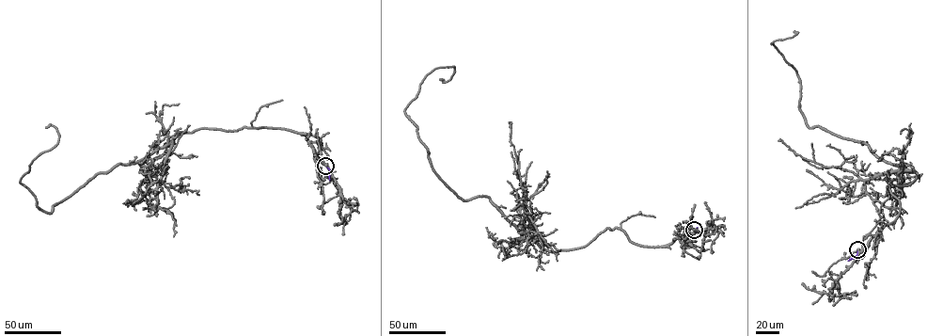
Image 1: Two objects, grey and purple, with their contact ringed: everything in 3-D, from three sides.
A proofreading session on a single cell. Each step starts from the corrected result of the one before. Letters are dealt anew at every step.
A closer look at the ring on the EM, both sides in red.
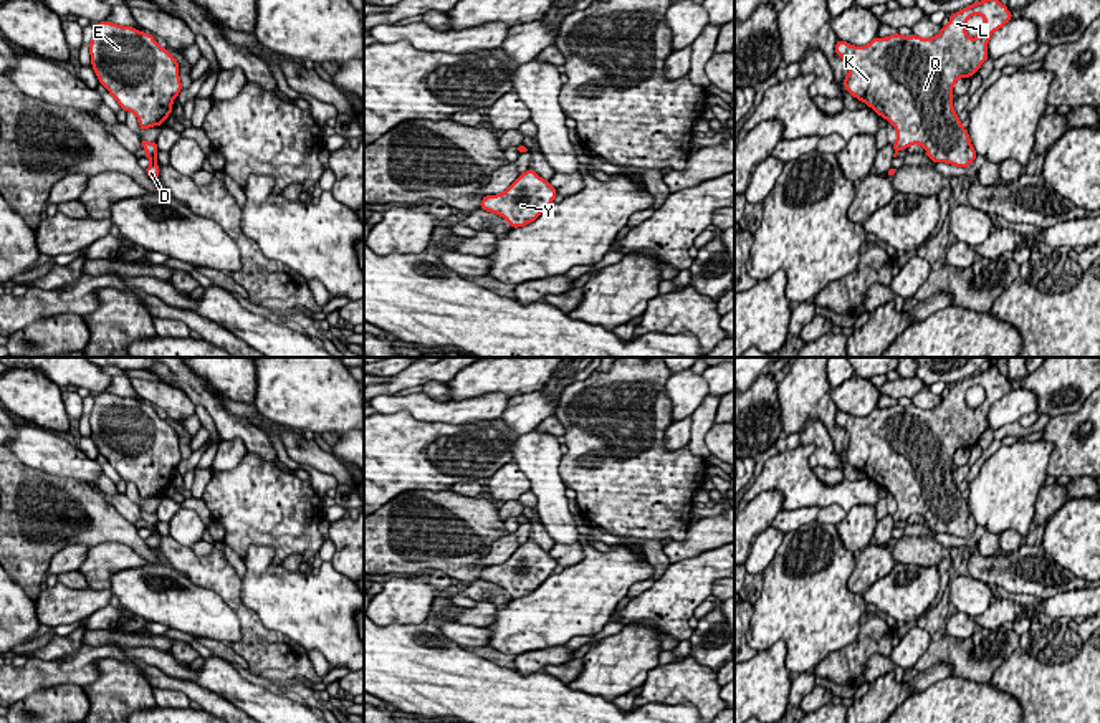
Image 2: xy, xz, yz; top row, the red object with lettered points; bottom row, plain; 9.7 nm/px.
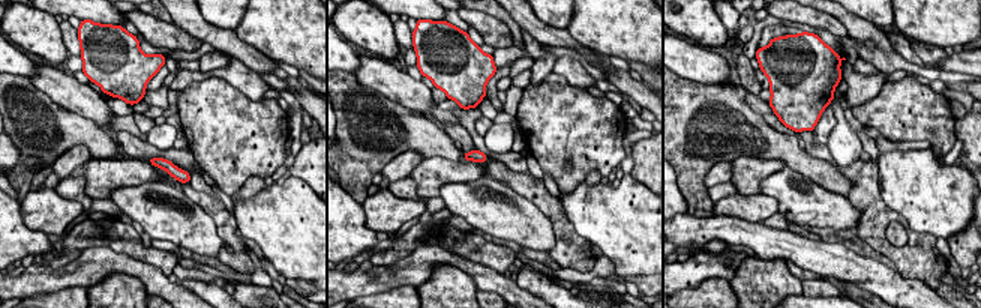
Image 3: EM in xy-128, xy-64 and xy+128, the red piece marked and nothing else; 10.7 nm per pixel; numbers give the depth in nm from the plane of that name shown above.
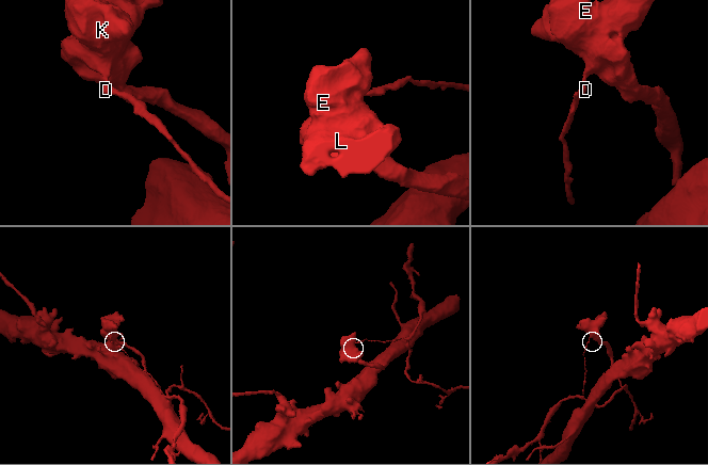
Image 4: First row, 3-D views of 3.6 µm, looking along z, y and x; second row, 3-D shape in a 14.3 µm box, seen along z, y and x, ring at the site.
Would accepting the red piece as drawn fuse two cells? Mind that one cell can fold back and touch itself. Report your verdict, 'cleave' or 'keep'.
cleave

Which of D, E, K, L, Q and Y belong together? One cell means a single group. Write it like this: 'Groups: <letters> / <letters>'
Groups: D / E K L Q Y

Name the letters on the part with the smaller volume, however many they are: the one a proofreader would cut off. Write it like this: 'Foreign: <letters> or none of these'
Foreign: D

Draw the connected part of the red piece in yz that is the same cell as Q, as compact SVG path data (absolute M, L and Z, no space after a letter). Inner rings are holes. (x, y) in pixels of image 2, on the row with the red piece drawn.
M983 0L949 15L949 23L933 38L903 36L893 33L887 38L873 38L867 46L854 46L837 40L835 55L849 63L849 74L844 79L847 93L863 101L885 117L897 129L893 151L920 144L933 162L946 162L968 167L976 159L968 129L961 126L953 109L953 86L958 78L969 78L978 73L988 60L988 41L991 35L1004 26L1012 13L999 0ZM981 15L986 22L978 38L966 35L966 22Z

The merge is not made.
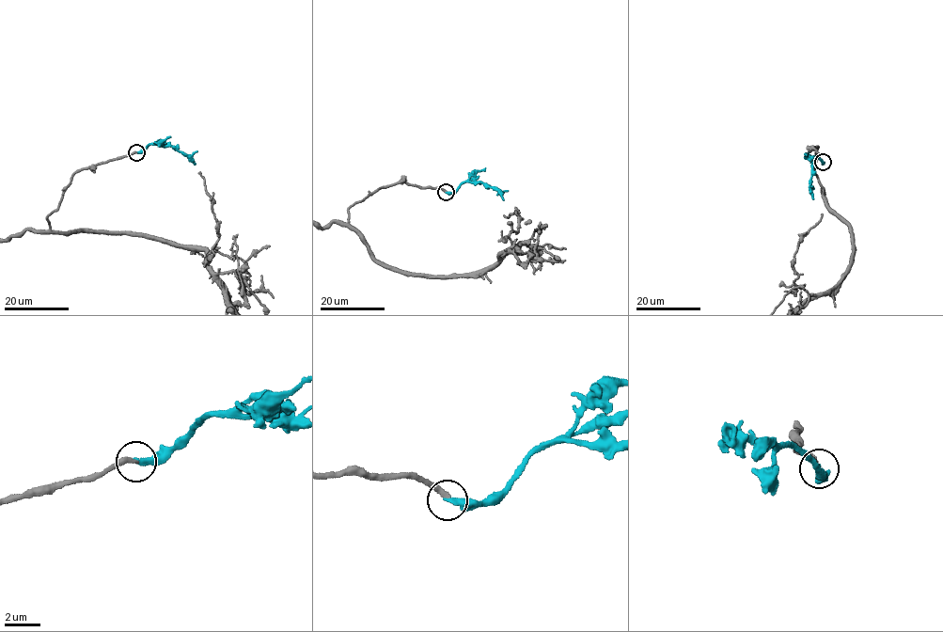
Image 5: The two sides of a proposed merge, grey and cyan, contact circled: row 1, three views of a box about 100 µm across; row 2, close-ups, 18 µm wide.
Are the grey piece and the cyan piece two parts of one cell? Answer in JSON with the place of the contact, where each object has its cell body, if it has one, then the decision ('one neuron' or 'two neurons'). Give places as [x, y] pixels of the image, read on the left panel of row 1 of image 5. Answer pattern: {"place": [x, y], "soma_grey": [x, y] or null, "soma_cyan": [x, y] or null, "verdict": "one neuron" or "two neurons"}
{"place": [136, 152], "soma_grey": null, "soma_cyan": null, "verdict": "one neuron"}

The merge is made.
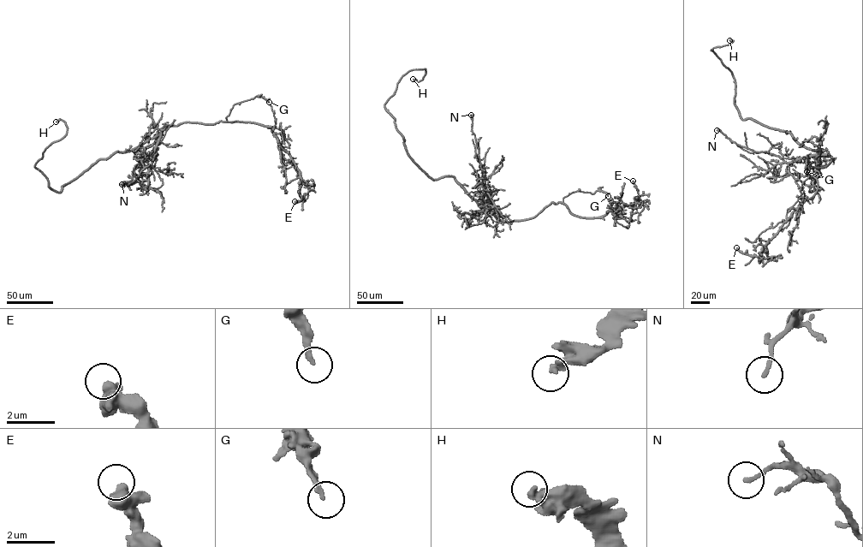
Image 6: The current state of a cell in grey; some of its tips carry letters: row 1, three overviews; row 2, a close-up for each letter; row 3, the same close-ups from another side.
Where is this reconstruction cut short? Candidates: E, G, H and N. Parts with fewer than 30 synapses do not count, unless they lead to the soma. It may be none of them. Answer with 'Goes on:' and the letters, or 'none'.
Goes on: H

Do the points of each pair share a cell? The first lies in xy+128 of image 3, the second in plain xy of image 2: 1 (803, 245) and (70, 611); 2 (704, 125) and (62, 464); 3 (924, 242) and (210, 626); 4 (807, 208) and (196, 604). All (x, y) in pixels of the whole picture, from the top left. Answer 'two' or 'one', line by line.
1: two
2: two
3: two
4: one

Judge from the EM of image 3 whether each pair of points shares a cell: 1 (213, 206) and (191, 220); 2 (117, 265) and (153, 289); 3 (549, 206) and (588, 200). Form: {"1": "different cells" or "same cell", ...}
{"1": "different cells", "2": "same cell", "3": "different cells"}

